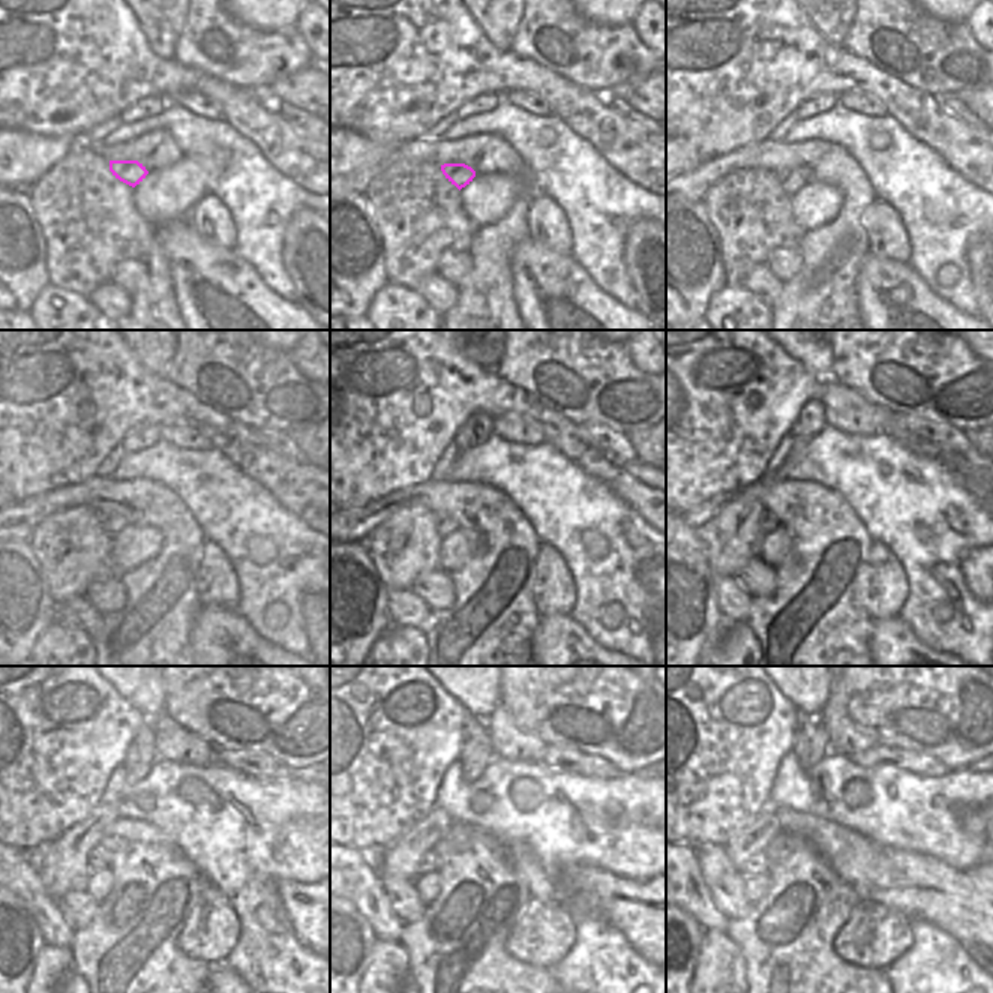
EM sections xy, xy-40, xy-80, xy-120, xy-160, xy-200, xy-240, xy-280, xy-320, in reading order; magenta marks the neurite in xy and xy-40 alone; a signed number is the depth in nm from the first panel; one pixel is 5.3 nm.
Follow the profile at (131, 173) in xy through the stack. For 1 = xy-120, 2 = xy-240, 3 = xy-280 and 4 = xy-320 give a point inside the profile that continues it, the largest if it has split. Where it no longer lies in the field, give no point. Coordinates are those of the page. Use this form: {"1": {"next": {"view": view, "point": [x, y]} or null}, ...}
{"1": {"next": {"view": "xy-120", "point": [111, 522]}}, "2": {"next": {"view": "xy-240", "point": [96, 860]}}, "3": {"next": {"view": "xy-280", "point": [428, 863]}}, "4": {"next": {"view": "xy-320", "point": [756, 864]}}}

